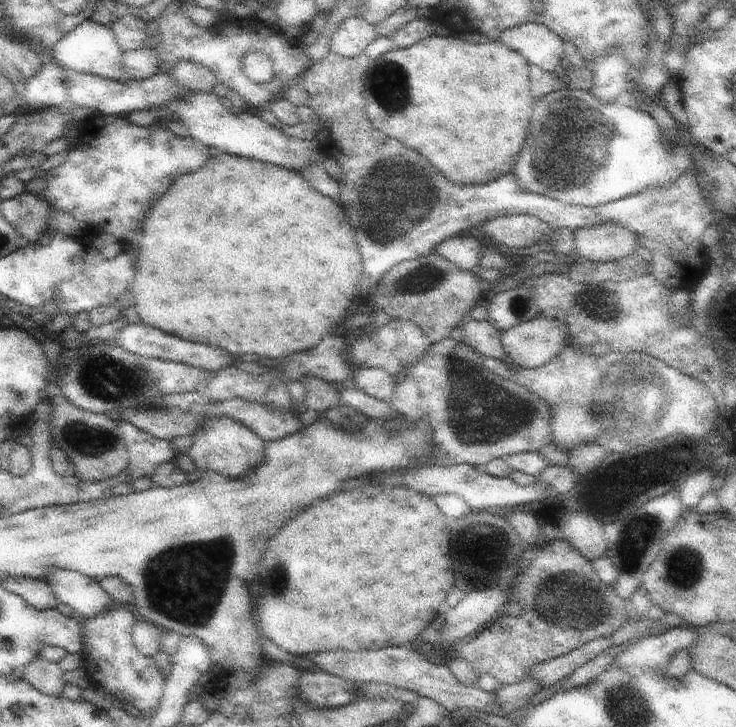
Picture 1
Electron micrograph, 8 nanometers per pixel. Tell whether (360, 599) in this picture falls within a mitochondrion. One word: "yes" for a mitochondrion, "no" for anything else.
no

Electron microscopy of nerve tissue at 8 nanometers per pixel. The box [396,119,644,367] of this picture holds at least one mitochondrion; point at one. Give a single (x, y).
(597, 303)

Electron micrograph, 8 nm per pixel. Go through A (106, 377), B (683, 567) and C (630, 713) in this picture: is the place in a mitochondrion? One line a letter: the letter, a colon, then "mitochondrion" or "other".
A: mitochondrion
B: mitochondrion
C: mitochondrion

